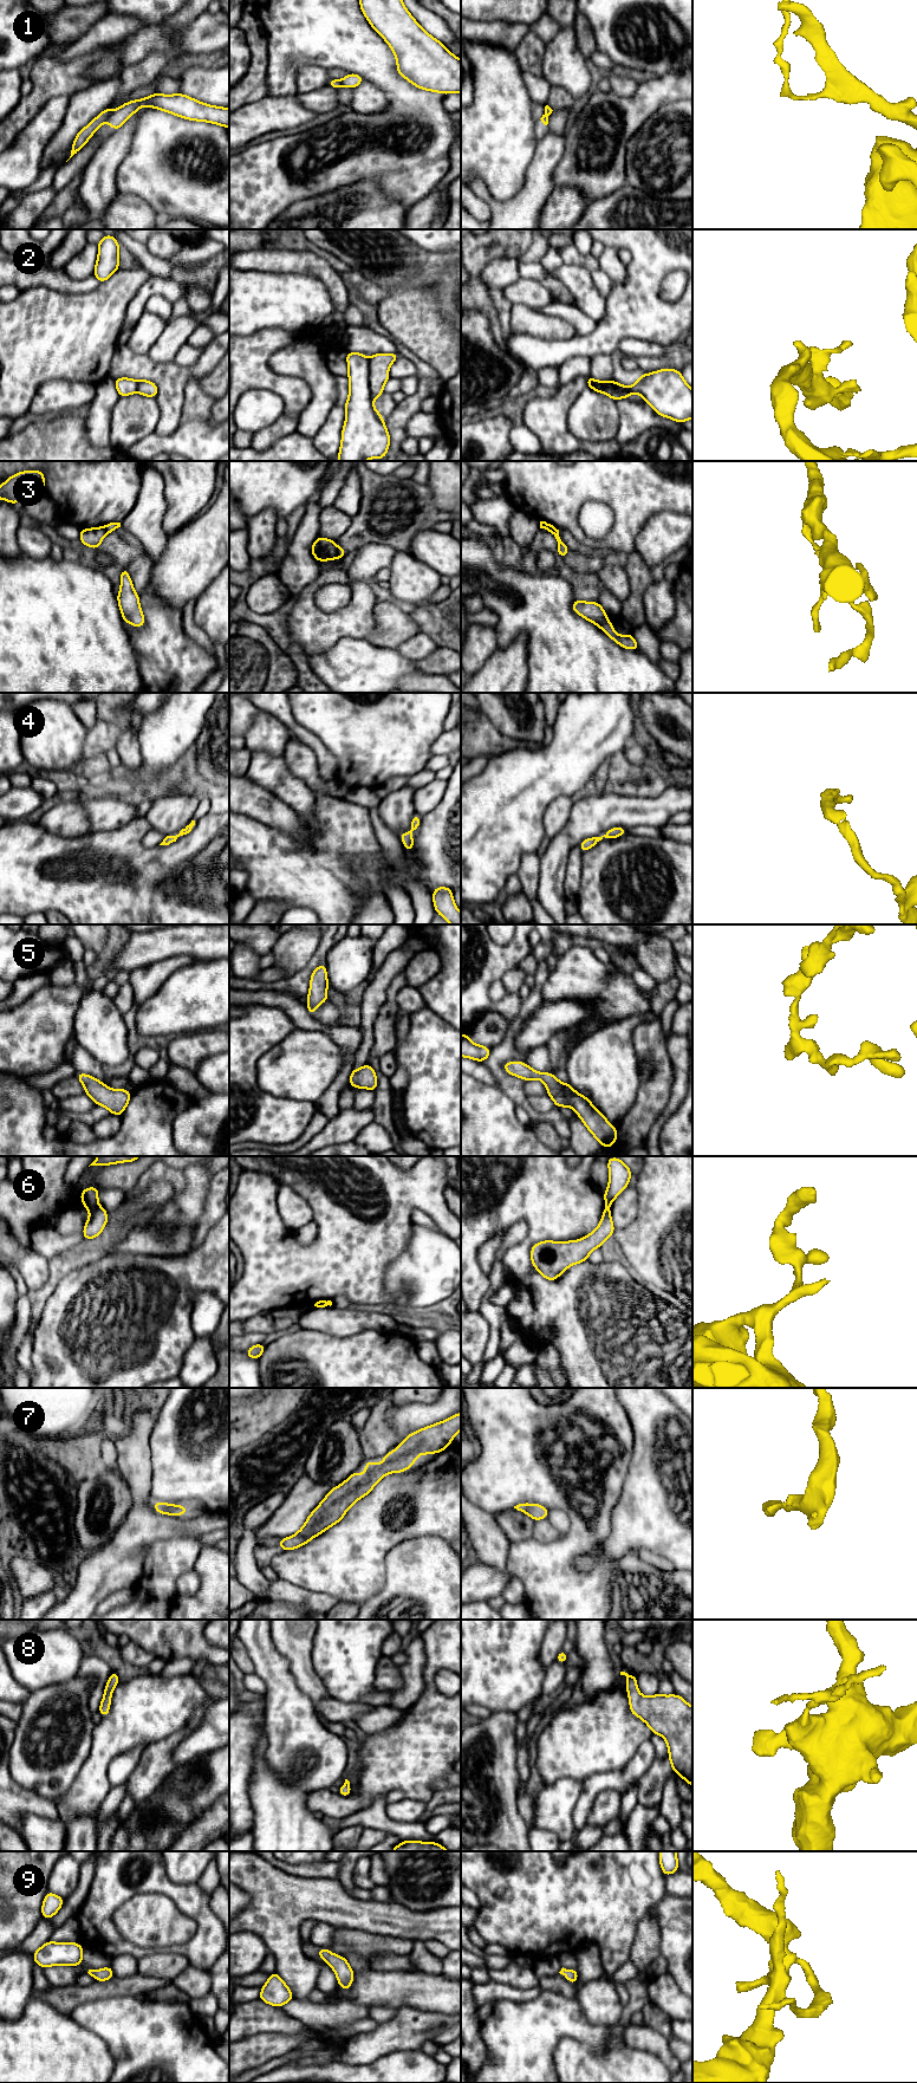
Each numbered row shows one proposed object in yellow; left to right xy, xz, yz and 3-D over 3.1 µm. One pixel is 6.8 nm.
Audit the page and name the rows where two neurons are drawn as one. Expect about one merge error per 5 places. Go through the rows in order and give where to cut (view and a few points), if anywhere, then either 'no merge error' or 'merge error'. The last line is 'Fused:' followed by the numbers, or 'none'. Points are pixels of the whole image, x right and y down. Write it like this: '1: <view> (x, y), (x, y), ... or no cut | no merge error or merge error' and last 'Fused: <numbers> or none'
1: xy (112, 111), (105, 121) | merge error
2: yz (589, 385), (617, 385), (631, 393) | merge error
3: xz (336, 546), (338, 557) | merge error
4: no cut | no merge error
5: no cut | no merge error
6: xy (97, 1204), (90, 1211) | merge error
7: no cut | no merge error
8: no cut | no merge error
9: no cut | no merge error
Fused: 1, 2, 3, 6

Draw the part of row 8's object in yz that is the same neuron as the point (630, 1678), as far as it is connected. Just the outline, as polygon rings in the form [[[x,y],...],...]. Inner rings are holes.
[[[625,1672],[620,1675],[627,1679],[630,1712],[640,1718],[652,1734],[665,1739],[674,1772],[692,1786],[692,1707],[677,1694],[644,1696],[637,1688],[637,1675]]]

